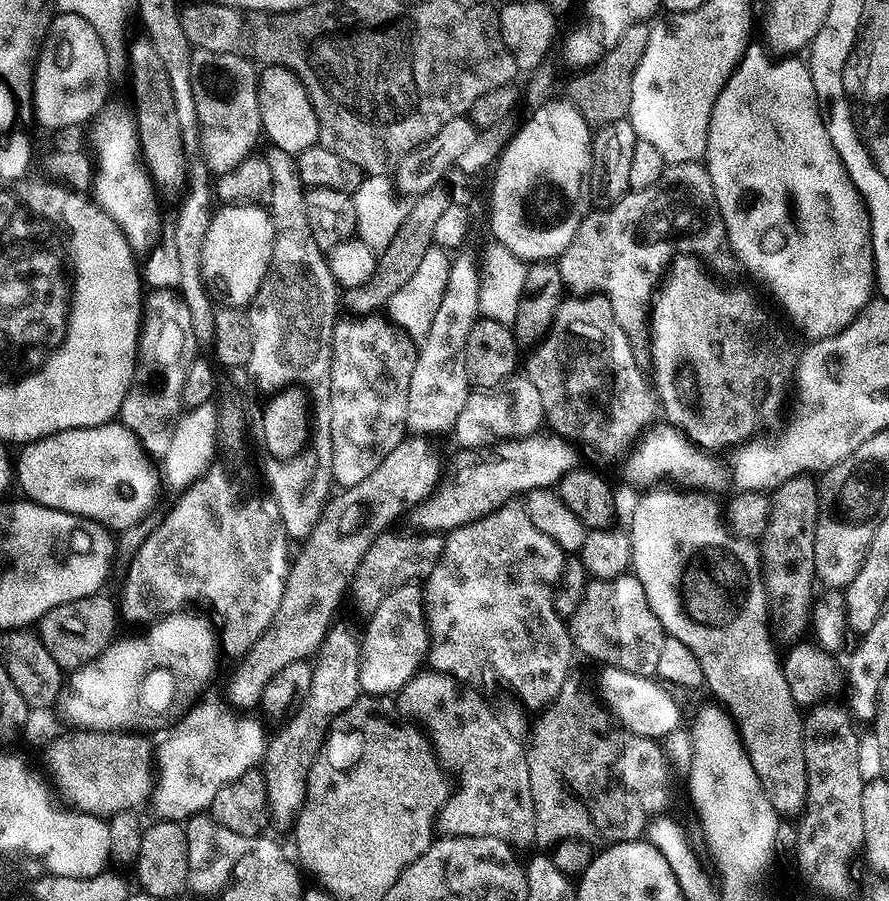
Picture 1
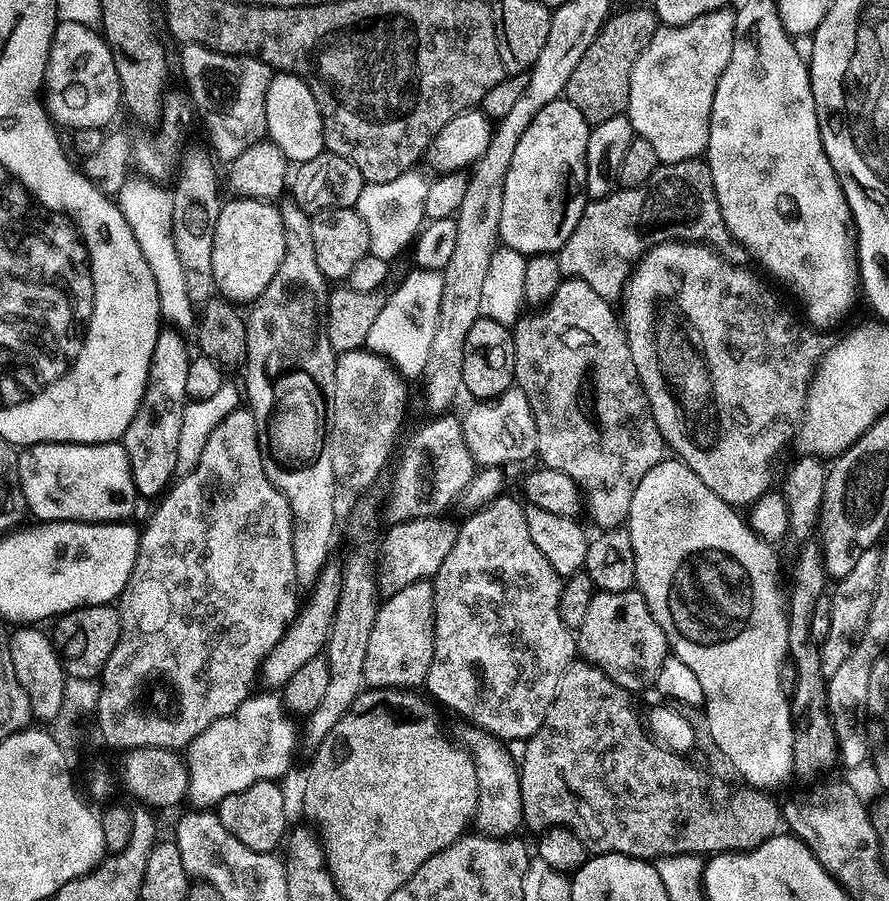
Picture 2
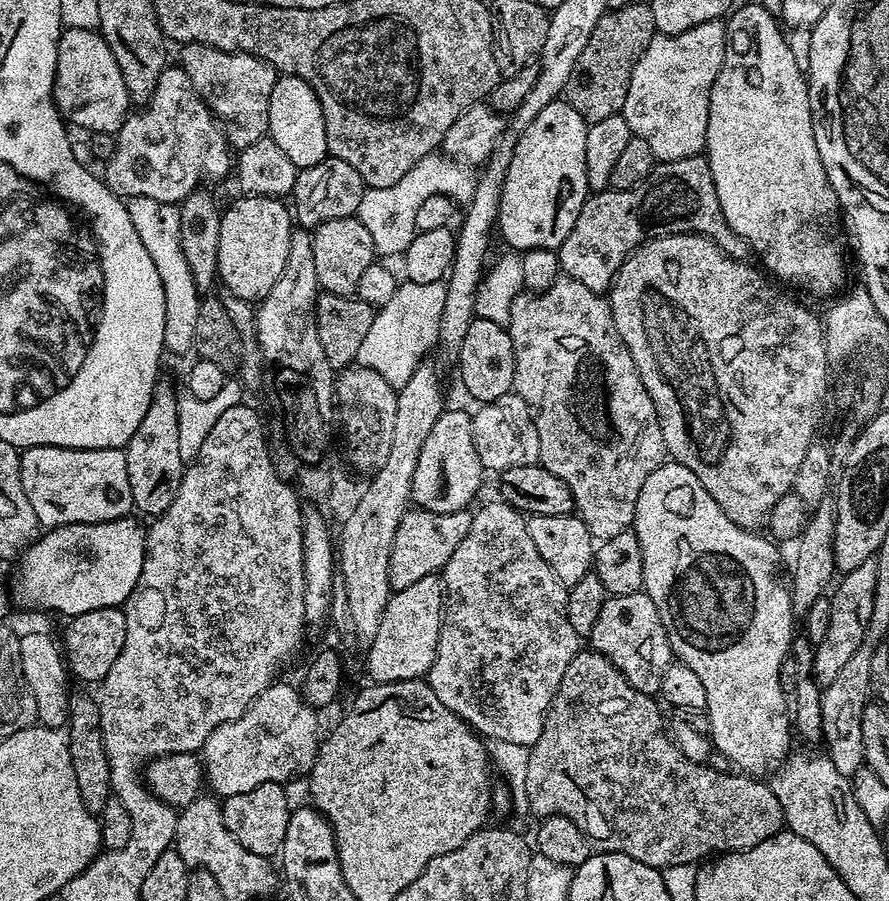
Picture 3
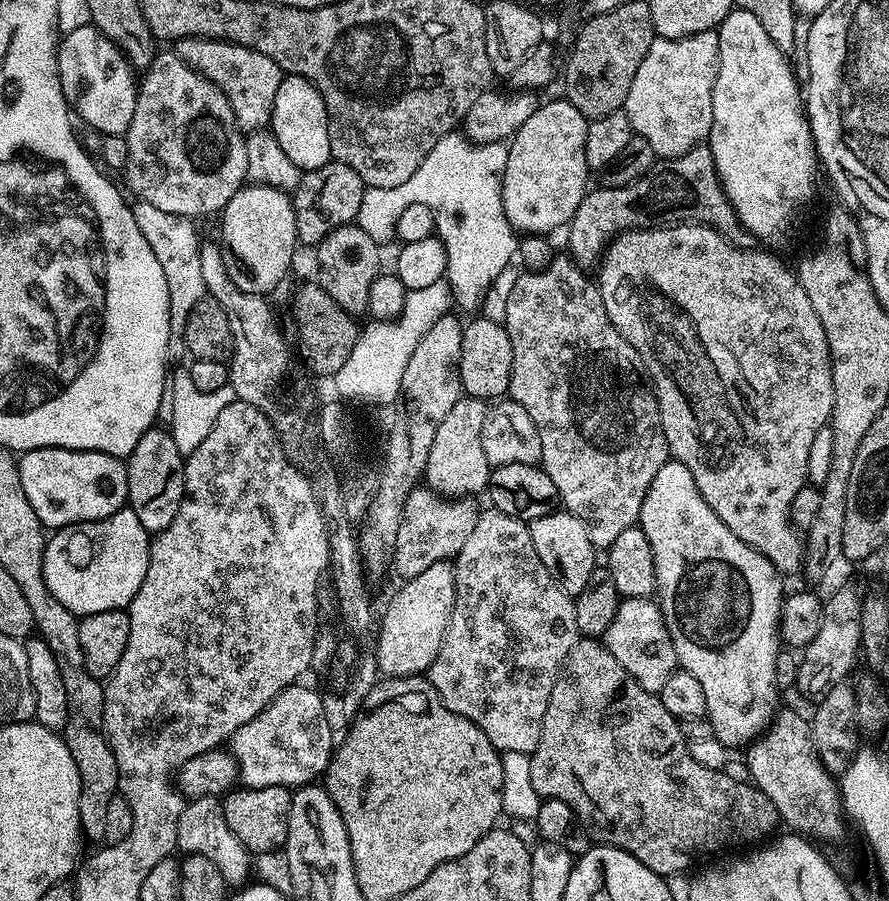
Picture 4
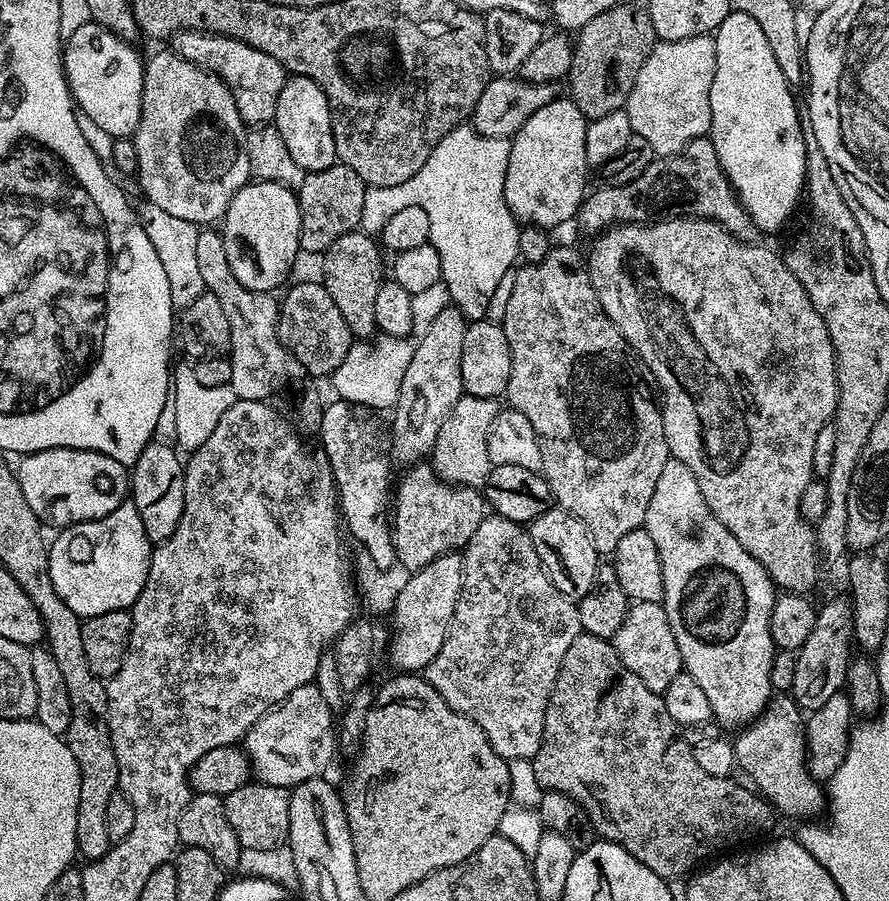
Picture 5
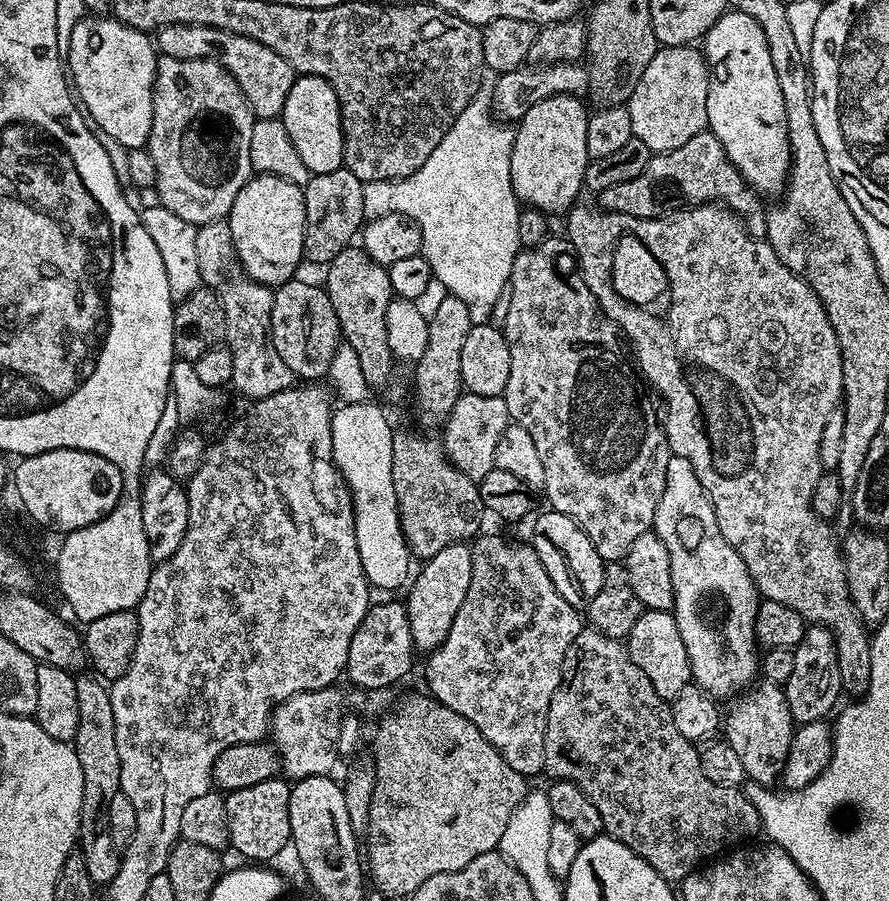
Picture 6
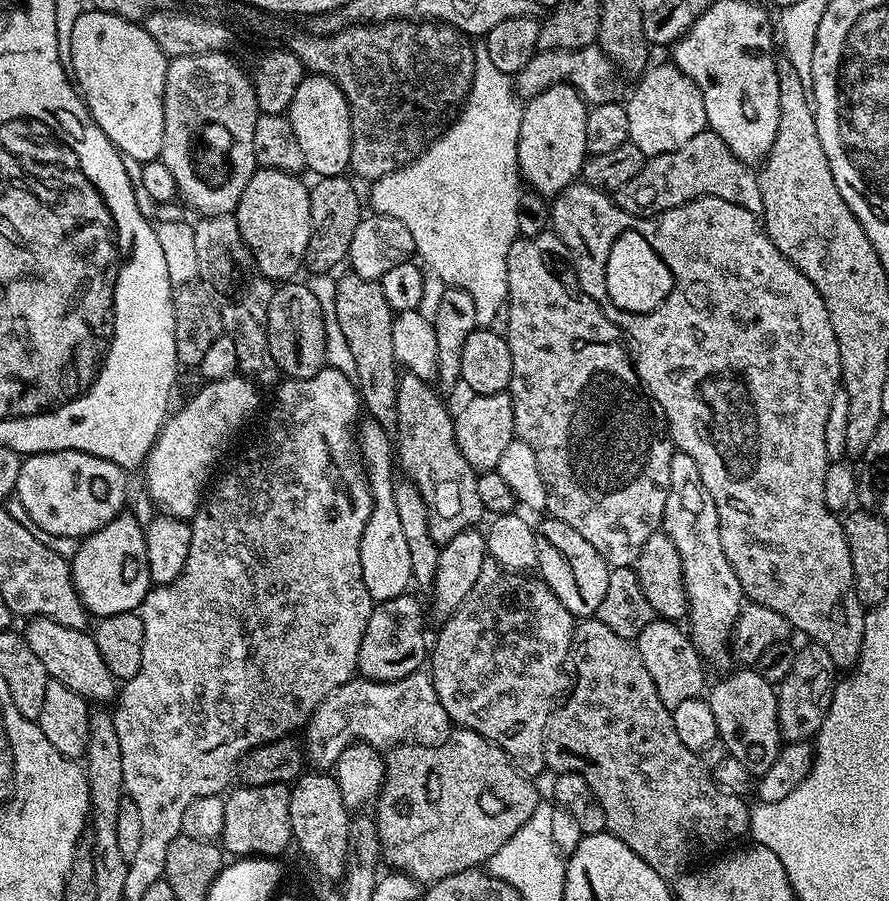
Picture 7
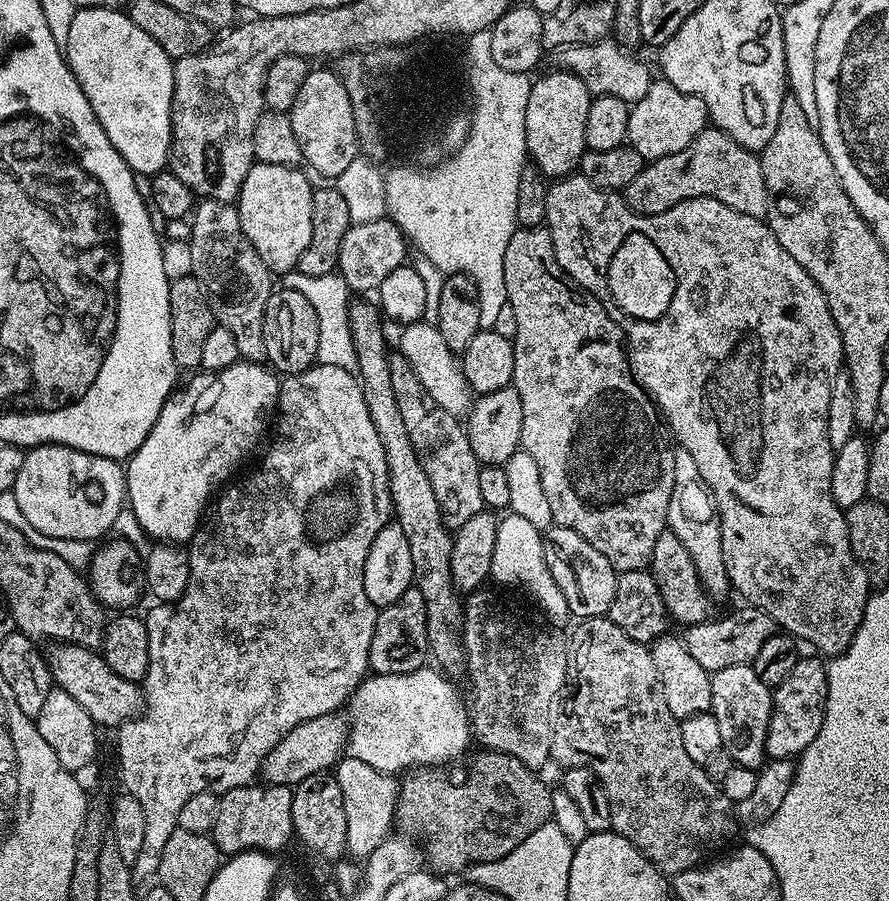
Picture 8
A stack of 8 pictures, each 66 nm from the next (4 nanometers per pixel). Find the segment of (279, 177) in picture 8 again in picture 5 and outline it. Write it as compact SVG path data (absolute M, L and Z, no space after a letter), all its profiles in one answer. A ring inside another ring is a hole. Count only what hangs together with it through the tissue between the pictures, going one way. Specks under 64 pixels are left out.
M265 180L245 184L224 211L222 235L230 270L234 270L234 278L238 278L246 290L275 293L276 288L283 289L289 283L288 275L296 264L296 255L302 252L297 193Z

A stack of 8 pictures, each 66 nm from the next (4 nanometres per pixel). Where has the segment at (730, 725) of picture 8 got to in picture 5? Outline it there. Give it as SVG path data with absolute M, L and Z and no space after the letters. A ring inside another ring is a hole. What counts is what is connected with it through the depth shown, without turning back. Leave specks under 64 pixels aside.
M776 694L757 720L753 720L735 737L734 747L739 767L753 780L755 791L777 813L784 816L814 818L814 810L823 813L826 792L808 770L808 750L805 744L806 716L799 704L788 694Z

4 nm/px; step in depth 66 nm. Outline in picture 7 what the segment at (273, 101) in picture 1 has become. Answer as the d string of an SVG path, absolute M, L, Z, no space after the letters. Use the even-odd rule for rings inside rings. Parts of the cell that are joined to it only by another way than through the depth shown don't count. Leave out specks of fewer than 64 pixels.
M319 74L305 75L286 115L298 137L305 169L309 173L312 171L313 177L343 176L349 171L352 153L350 106L334 81Z

